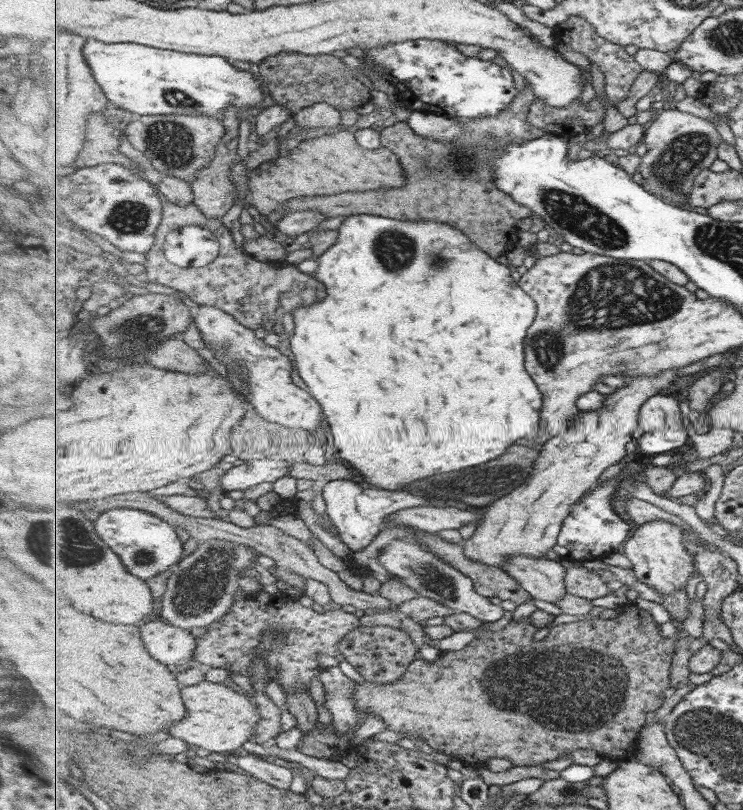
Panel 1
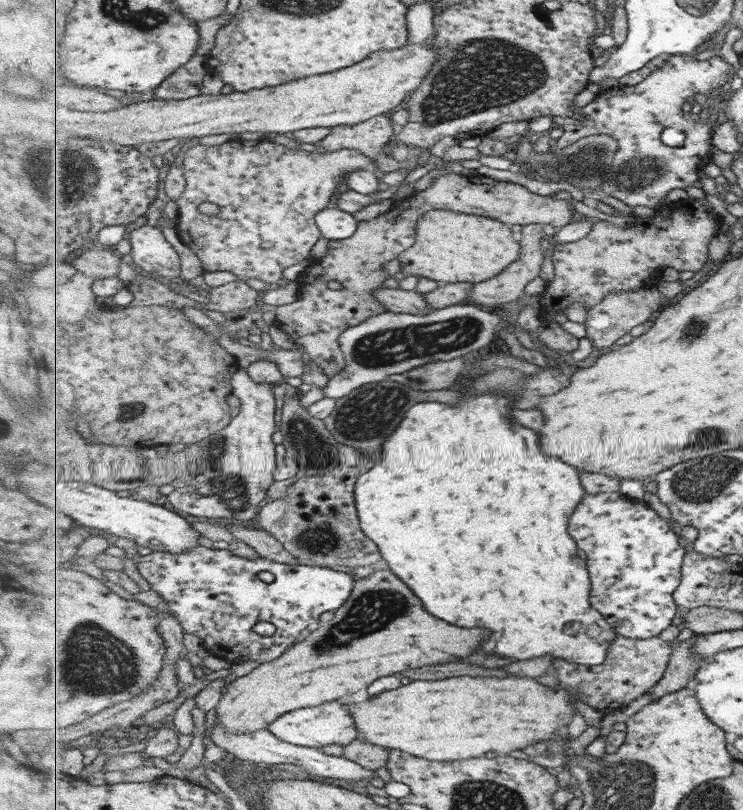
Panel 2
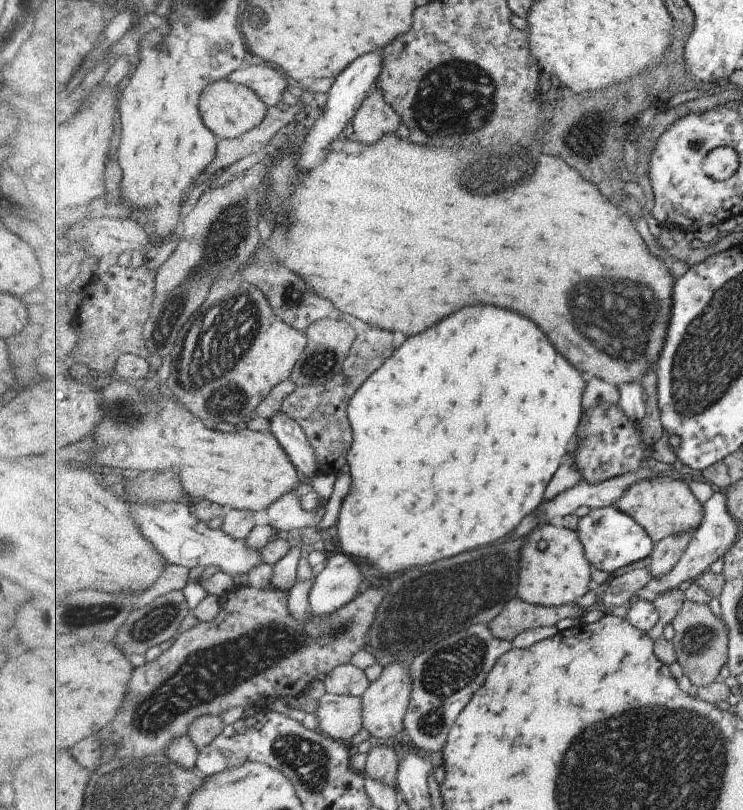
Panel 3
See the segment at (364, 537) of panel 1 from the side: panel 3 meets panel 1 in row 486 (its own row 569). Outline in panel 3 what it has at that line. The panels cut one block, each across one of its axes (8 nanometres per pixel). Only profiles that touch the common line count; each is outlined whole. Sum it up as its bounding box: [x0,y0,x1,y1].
[306,551,366,616]

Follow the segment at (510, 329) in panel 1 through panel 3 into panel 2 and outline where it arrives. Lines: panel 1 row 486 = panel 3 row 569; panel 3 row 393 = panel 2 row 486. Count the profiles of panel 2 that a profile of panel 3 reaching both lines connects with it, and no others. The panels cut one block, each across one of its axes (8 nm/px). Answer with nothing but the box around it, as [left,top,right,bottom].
[357,386,618,666]

